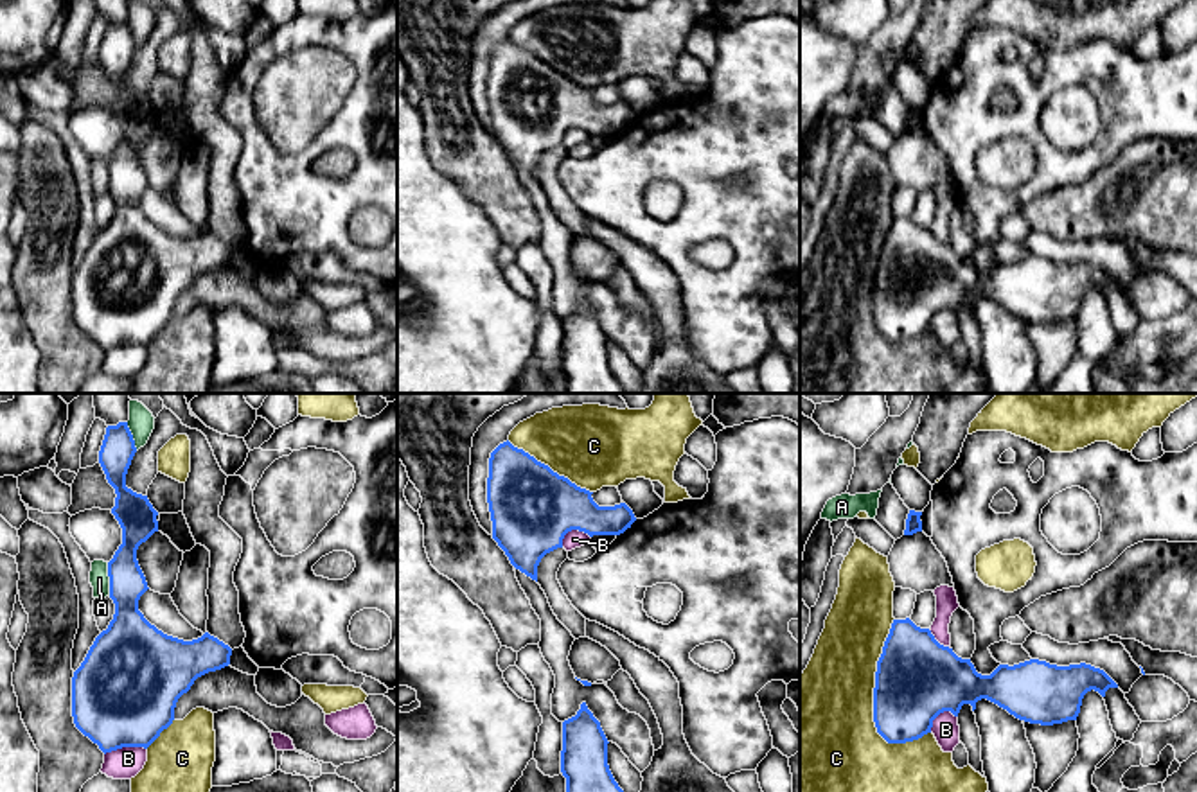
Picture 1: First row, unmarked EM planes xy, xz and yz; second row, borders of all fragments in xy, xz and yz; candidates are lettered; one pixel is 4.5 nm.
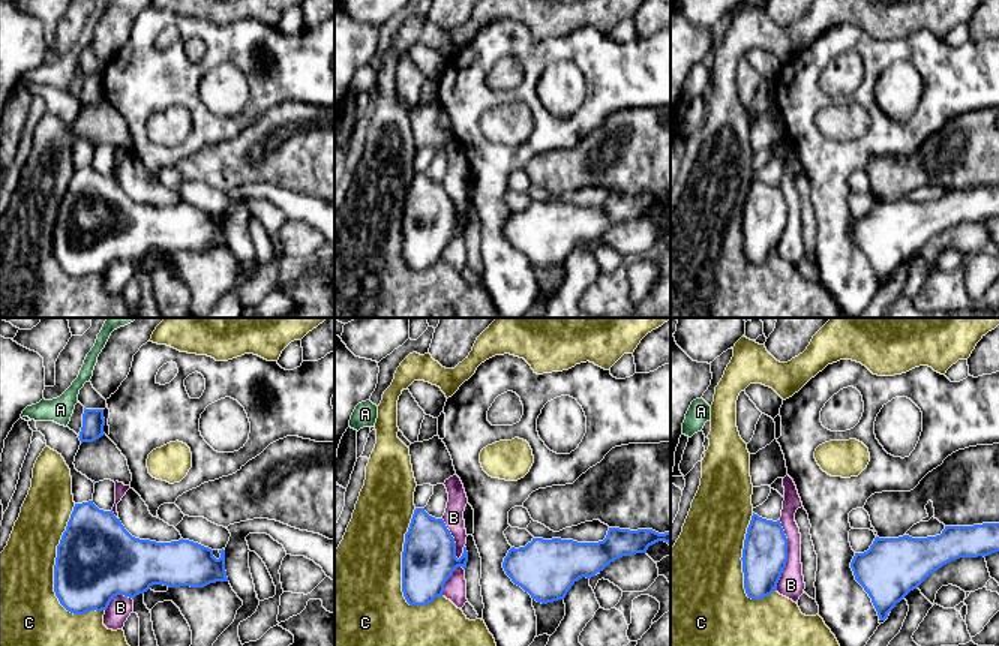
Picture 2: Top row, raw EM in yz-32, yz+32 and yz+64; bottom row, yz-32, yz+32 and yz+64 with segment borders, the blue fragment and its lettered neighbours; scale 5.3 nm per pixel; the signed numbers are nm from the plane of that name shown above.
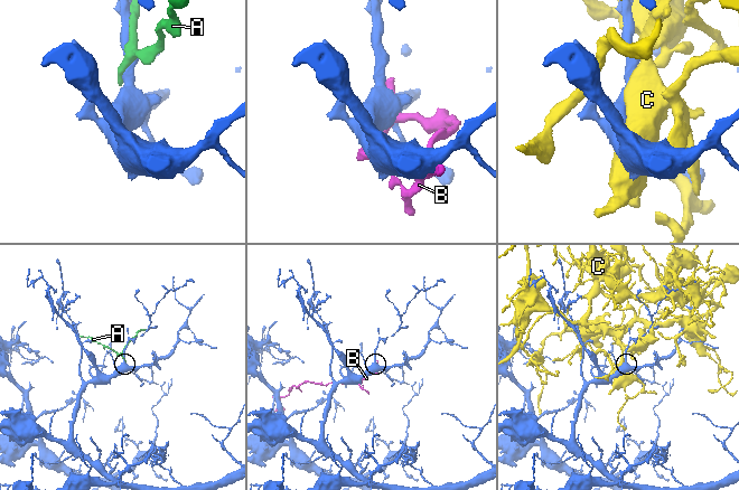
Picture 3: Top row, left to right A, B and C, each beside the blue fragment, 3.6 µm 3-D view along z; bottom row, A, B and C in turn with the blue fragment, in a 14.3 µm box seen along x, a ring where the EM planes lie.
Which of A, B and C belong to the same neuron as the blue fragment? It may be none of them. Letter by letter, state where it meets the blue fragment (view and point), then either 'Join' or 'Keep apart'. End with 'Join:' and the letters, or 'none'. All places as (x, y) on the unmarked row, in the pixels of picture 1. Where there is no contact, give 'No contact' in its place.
A: Touches blue at xy (110, 176). Keep apart
B: Touches blue at xy (124, 343). Join
C: Touches blue at yz (874, 286). Keep apart
Join: B

